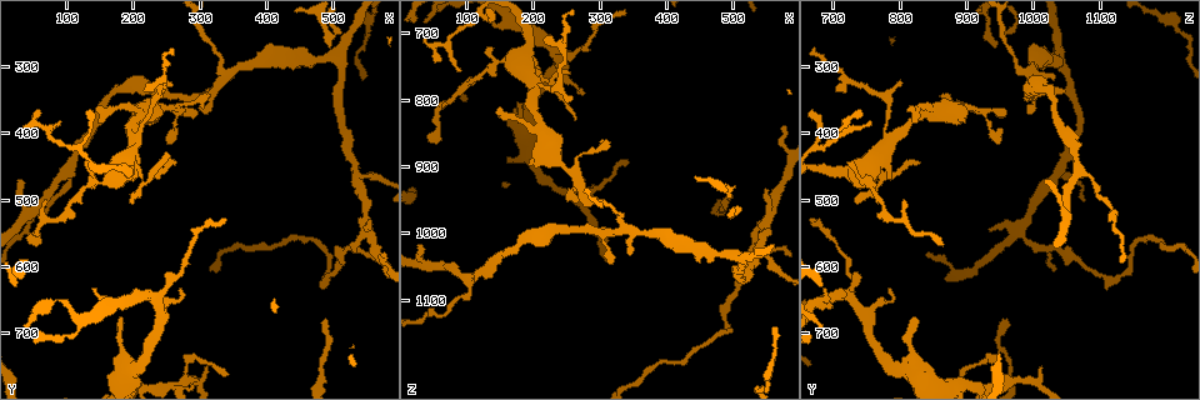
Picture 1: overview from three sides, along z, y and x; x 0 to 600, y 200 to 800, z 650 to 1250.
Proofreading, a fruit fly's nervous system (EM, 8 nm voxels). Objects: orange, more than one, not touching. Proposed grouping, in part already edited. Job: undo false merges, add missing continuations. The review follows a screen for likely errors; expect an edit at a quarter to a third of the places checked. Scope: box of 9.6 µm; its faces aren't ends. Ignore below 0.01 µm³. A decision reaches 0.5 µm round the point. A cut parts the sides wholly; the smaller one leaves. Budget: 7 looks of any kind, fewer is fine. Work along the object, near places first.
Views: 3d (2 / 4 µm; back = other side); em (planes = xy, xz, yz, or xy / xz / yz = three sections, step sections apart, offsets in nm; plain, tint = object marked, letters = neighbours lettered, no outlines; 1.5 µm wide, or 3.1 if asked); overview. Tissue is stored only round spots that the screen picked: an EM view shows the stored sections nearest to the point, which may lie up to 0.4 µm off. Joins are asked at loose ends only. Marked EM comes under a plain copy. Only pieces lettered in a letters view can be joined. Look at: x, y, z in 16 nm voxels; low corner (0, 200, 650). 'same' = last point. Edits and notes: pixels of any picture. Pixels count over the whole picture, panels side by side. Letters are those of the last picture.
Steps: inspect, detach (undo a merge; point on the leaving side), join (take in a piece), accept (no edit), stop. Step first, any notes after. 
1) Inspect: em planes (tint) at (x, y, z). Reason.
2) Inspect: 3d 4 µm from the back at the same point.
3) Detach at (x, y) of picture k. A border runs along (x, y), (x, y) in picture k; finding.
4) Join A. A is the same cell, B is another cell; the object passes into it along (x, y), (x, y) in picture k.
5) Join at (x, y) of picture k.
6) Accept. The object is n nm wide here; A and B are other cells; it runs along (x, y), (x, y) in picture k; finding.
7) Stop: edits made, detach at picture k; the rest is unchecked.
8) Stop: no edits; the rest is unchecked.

Inspect: em 3.1 µm planes (letters) at (105, 455, 1070). Side arm on a straight run.

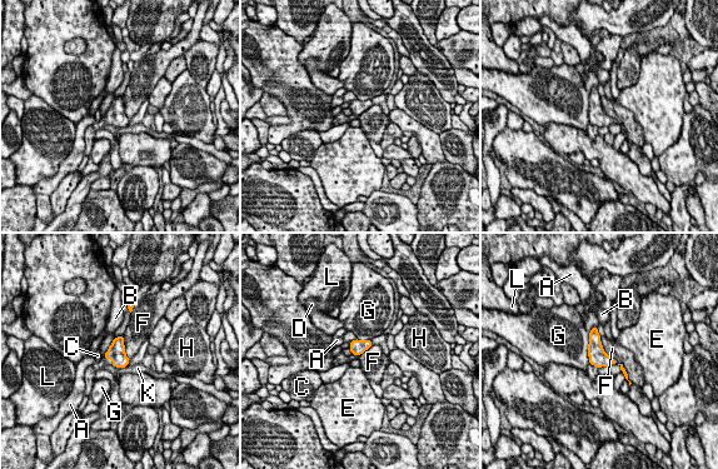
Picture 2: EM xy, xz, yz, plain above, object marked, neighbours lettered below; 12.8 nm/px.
Accept. The object is 190 nm wide here; A, B, C, D, E, F, G, H, K and L are other cells; a border runs along (599, 338), (631, 383) in picture 2; one cell here.

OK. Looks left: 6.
Inspect: em planes (letters) at (120, 485, 765). Calibre changes.

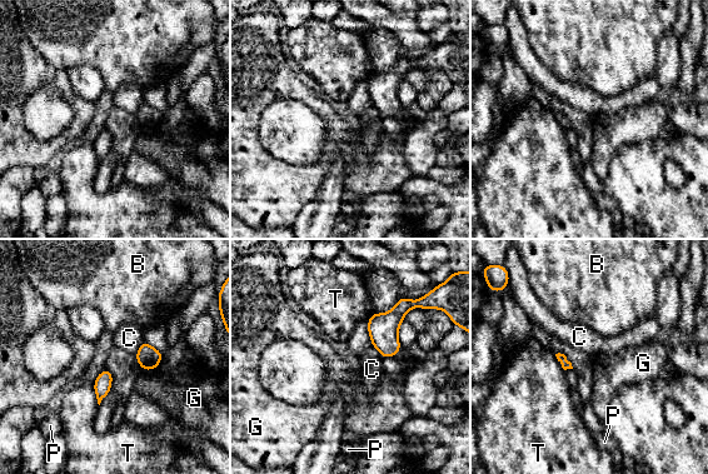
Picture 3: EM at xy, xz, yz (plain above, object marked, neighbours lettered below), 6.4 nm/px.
Accept. B, C, G, P and T are other cells; a border runs along (158, 365), (153, 369) in picture 3; all the same cell.

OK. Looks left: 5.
Inspect: em planes (tint) at (490, 715, 945). Sharp bend.

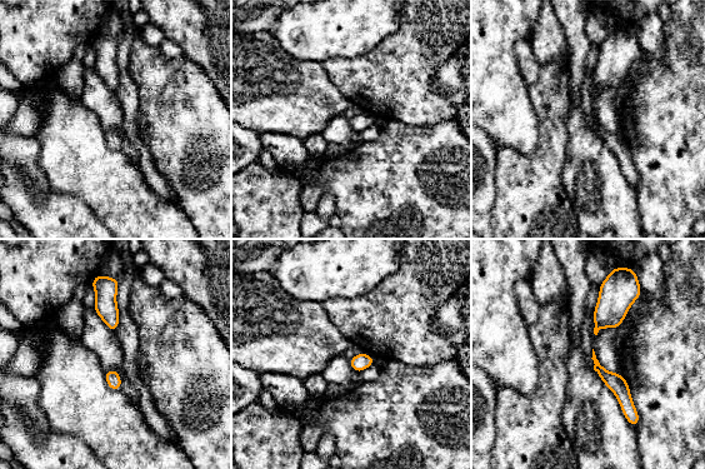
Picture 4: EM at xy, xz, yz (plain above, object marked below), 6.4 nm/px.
Inspect: em planes (letters) at the same point.

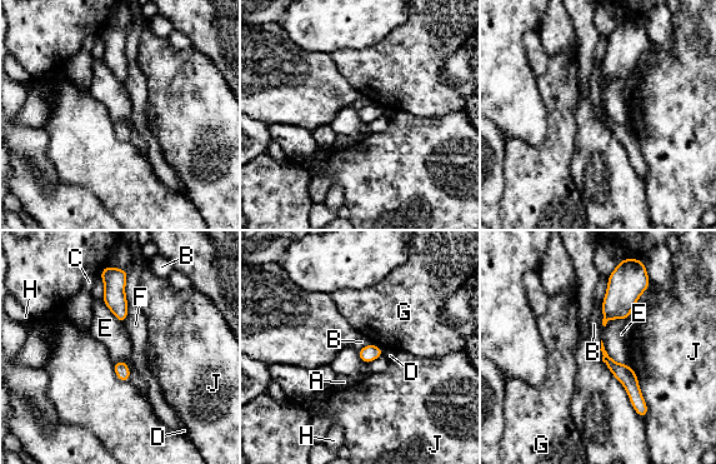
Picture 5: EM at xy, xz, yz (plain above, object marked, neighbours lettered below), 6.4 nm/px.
Accept. A, B, C, D, E, F, G, H and J are other cells; a border runs along (370, 343), (358, 350) in picture 5; all the same cell.

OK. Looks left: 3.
Stop: no edits; the rest is unchecked.

